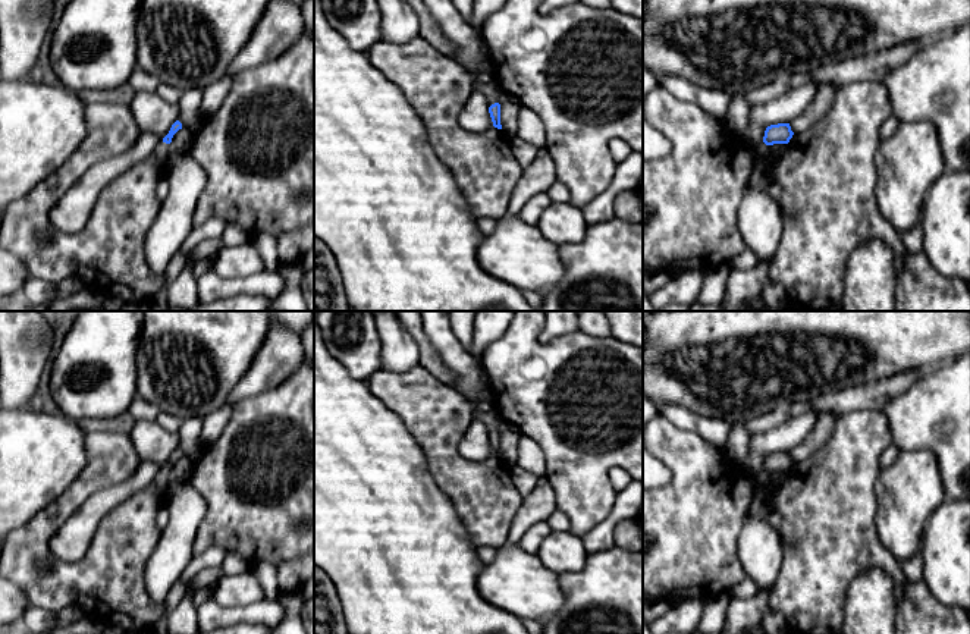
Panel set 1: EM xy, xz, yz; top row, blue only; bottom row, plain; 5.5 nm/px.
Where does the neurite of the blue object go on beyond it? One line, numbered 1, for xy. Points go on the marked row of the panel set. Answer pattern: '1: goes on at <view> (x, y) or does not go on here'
1: goes on at xy (163, 150)

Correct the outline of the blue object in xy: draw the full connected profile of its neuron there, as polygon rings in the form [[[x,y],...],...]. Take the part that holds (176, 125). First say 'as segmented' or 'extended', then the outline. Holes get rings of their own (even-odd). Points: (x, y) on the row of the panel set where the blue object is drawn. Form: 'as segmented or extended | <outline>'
extended | [[[176,120],[169,134],[158,142],[158,145],[156,147],[153,156],[157,157],[160,161],[166,163],[169,156],[172,154],[172,148],[170,148],[170,142],[173,135],[182,129],[182,123],[179,120]]]

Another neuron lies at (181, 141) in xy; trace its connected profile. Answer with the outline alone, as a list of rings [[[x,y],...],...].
[[[188,128],[179,129],[173,135],[170,142],[172,153],[176,153],[176,154],[188,153],[191,142],[192,142],[191,131]]]

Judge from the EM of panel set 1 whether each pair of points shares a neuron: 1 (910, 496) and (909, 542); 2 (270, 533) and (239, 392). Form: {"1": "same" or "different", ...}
{"1": "same", "2": "different"}

